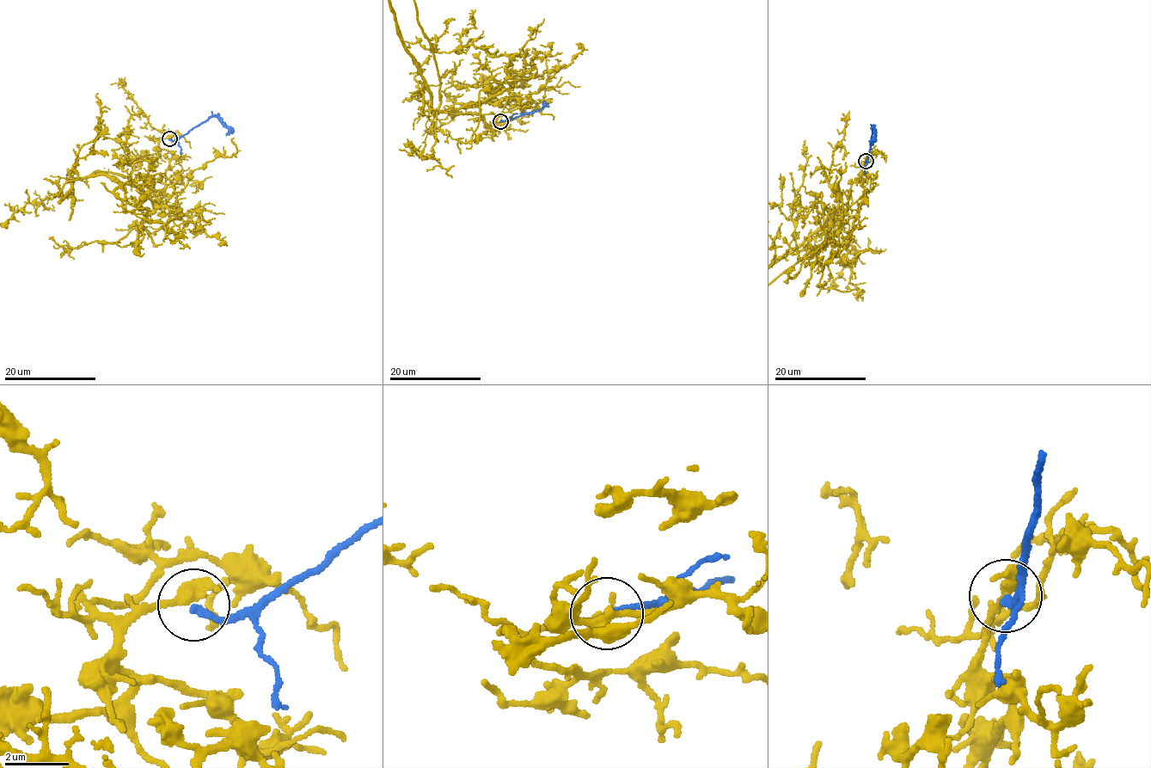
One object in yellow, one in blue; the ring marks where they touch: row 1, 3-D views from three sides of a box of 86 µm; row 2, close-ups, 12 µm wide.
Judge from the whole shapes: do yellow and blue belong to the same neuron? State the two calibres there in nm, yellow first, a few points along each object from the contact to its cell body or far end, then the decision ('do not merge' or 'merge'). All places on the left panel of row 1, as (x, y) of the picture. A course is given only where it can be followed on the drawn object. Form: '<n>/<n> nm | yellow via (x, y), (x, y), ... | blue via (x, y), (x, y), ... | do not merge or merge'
500/200 nm | blue via (169, 138), (178, 139), (213, 116), (228, 129), (226, 135) | do not merge

